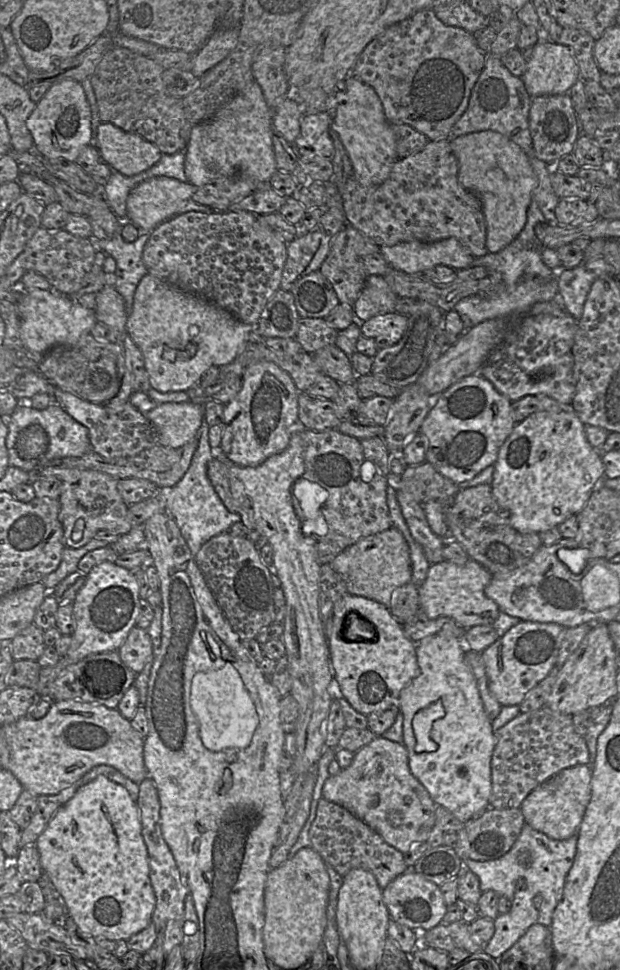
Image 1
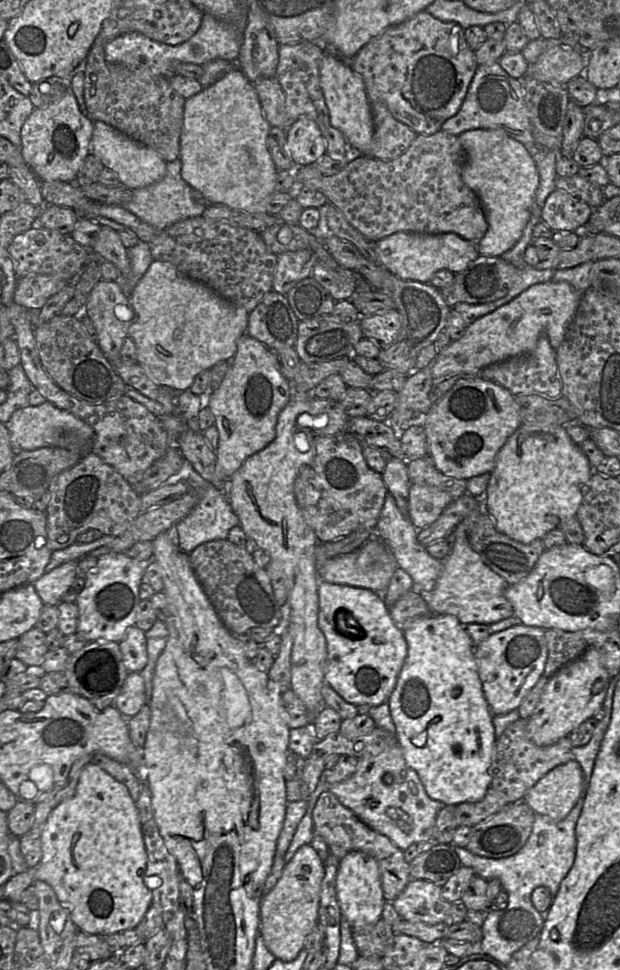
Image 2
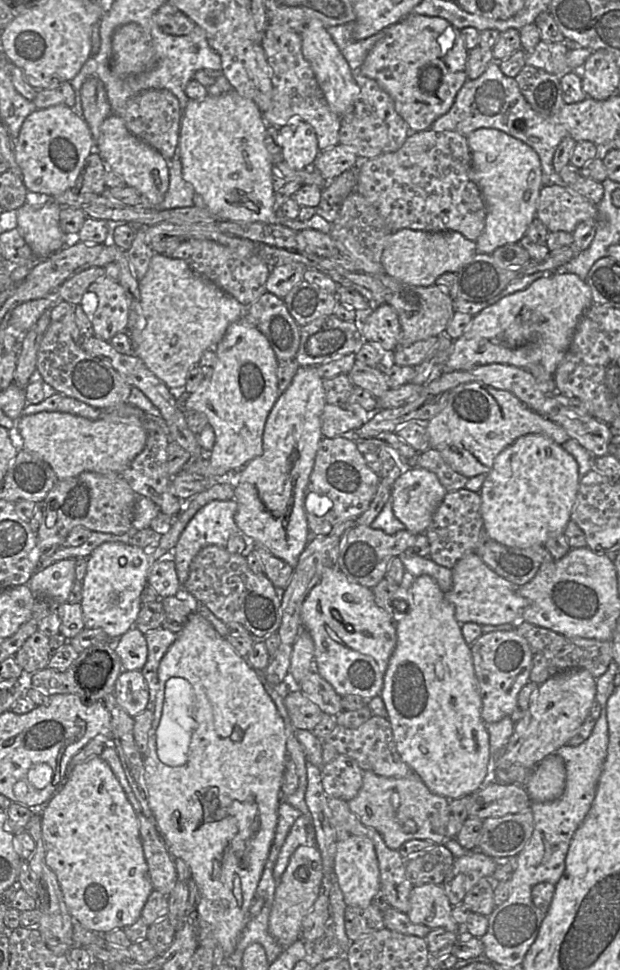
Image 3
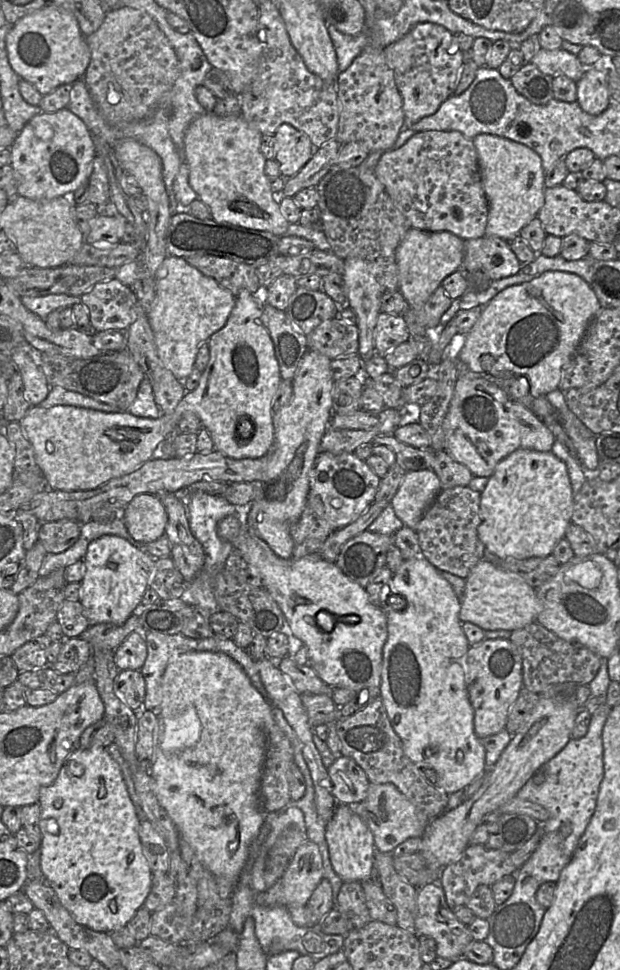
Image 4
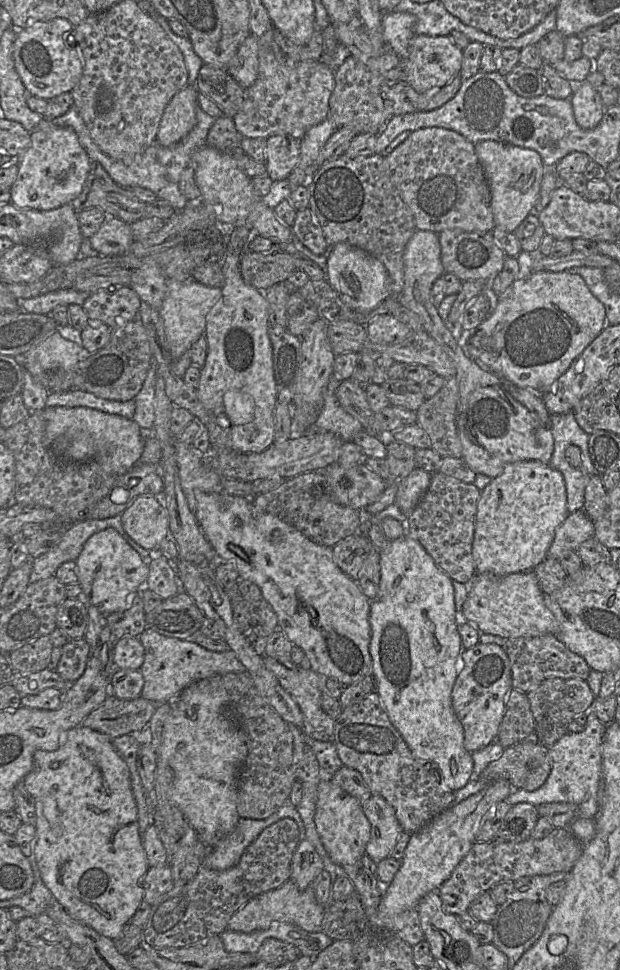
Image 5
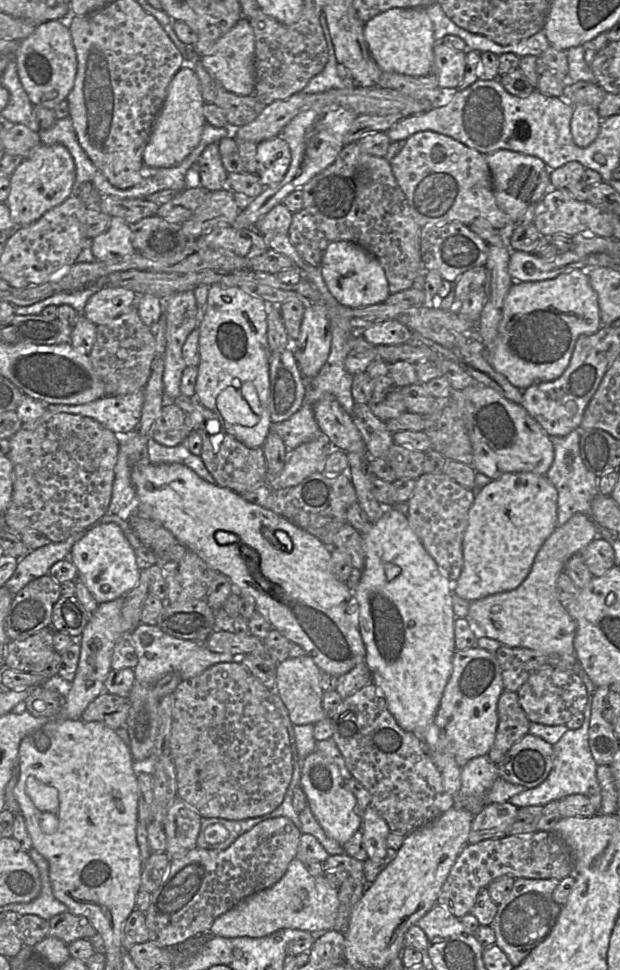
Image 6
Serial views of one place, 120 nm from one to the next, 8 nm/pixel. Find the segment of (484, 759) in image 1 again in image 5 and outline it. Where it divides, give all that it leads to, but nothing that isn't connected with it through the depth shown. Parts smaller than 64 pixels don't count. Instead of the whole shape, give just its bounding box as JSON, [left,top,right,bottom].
[369,535,473,791]

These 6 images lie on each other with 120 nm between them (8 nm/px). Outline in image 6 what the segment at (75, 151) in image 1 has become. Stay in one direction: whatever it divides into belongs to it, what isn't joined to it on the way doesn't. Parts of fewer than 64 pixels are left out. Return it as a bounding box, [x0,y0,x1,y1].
[6,144,75,226]

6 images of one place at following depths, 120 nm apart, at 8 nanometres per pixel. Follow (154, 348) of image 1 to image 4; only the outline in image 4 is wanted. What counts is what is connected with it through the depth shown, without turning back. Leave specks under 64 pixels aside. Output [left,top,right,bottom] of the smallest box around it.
[147,256,235,382]

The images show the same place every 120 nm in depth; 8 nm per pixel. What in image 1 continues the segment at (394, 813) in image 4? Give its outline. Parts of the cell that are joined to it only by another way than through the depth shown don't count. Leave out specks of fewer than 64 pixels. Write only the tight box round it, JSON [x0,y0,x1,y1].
[322,736,437,854]

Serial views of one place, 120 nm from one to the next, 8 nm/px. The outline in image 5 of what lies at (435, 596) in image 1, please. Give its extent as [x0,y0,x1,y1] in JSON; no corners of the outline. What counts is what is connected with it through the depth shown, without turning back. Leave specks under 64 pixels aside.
[461,571,557,639]

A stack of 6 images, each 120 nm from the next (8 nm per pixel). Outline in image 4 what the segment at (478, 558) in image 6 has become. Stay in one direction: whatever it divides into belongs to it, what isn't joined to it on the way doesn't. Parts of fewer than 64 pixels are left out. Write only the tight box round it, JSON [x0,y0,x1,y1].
[477,449,573,559]

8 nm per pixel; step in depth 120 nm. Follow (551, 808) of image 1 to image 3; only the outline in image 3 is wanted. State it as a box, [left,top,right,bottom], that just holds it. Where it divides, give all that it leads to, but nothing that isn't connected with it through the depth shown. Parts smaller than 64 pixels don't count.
[525,753,566,802]

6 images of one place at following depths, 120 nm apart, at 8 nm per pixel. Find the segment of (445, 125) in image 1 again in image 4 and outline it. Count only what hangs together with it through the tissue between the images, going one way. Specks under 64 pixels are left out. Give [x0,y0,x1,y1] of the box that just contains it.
[384,22,465,126]

